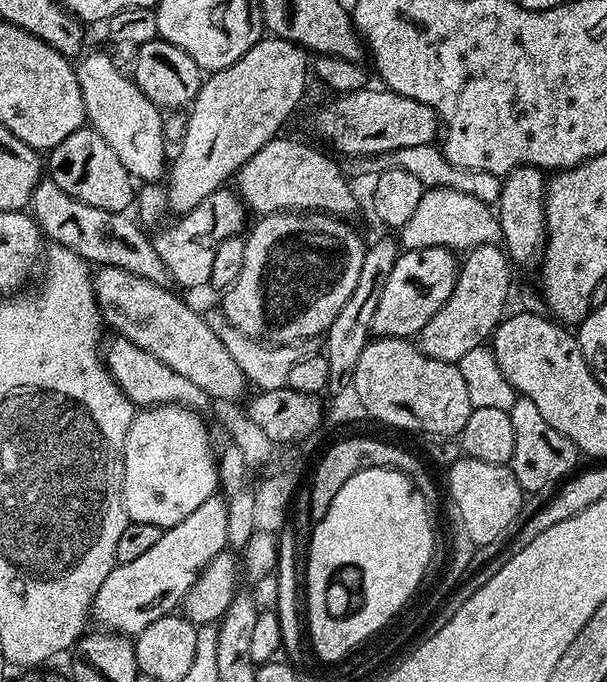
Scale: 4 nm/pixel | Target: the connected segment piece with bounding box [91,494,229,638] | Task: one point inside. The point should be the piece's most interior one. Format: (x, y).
(136, 593)

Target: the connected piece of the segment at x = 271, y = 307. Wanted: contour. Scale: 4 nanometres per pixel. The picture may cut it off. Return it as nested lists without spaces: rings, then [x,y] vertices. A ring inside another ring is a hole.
[[[269,212],[257,220],[260,221],[244,241],[246,255],[242,271],[223,293],[225,318],[242,335],[272,346],[323,337],[357,285],[366,241],[348,225],[347,219],[326,212]]]

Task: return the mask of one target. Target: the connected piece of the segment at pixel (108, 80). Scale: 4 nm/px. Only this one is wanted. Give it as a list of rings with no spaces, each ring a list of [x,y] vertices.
[[[87,52],[79,57],[75,65],[78,86],[82,86],[87,123],[95,132],[102,134],[106,142],[110,142],[110,150],[118,154],[133,181],[159,181],[165,175],[170,160],[170,152],[168,156],[168,148],[164,145],[165,113],[106,53]]]

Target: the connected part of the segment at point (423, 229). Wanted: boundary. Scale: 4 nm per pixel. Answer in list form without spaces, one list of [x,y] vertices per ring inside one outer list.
[[[429,188],[422,194],[422,202],[418,202],[410,222],[398,229],[398,240],[401,245],[413,248],[451,248],[464,254],[469,248],[477,248],[483,244],[500,244],[502,237],[497,213],[489,205],[474,198],[474,194],[466,194],[453,188]]]

